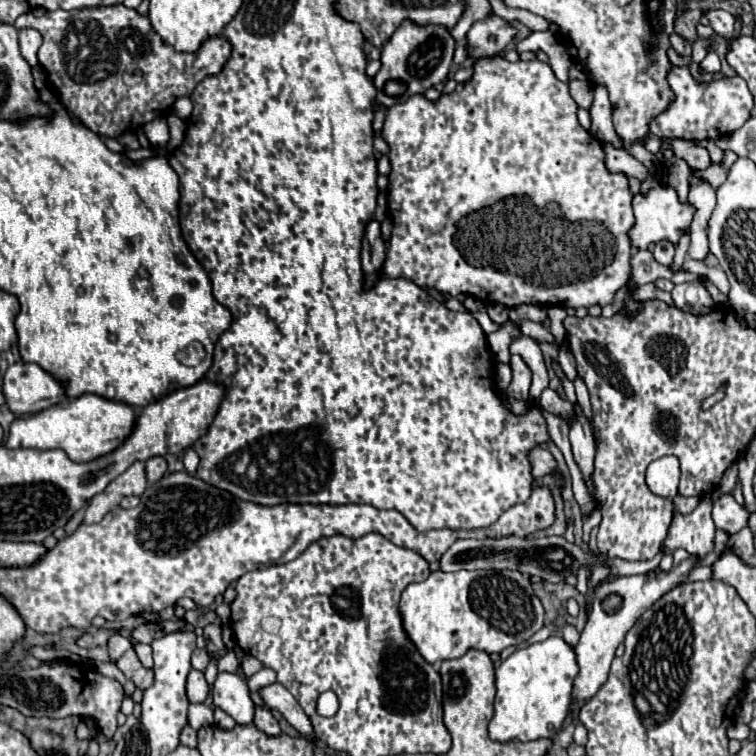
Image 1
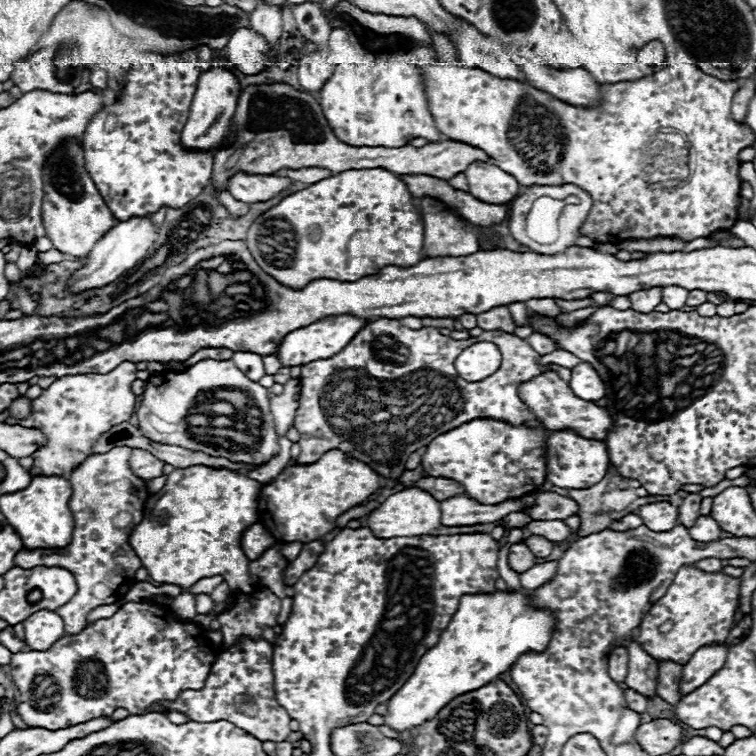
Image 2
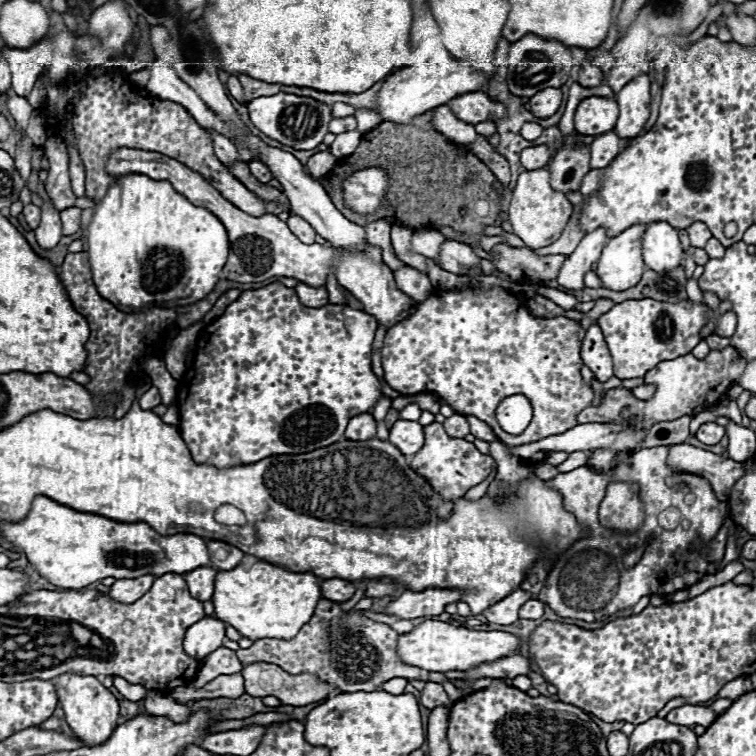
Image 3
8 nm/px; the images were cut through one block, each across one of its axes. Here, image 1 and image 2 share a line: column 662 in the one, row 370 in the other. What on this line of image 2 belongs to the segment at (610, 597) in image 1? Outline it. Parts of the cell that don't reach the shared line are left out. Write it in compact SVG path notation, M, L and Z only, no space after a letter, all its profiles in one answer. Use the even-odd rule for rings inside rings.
M580 362L578 366L572 368L570 388L582 400L600 400L606 396L606 388L604 388L600 376L586 362Z

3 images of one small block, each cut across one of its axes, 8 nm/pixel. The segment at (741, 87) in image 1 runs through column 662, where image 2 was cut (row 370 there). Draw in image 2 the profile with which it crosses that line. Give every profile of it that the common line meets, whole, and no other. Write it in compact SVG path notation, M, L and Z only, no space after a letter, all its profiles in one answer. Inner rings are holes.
M122 362L108 374L68 374L52 382L42 394L32 400L30 414L26 418L6 418L12 424L26 424L30 428L46 428L50 444L34 452L32 476L64 476L72 472L86 456L92 454L92 444L102 432L112 426L122 424L136 412L136 394L132 392L132 382L136 380L136 366L132 362Z

